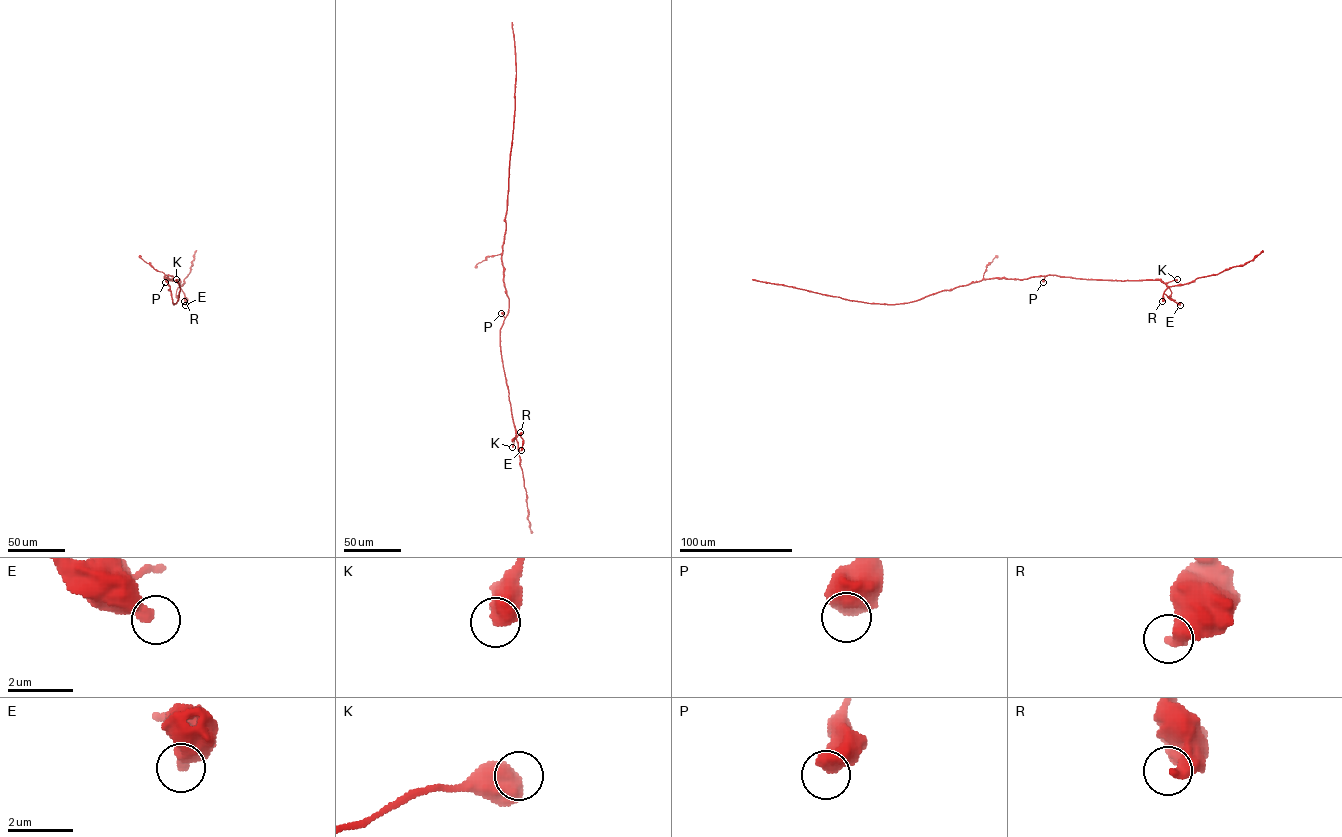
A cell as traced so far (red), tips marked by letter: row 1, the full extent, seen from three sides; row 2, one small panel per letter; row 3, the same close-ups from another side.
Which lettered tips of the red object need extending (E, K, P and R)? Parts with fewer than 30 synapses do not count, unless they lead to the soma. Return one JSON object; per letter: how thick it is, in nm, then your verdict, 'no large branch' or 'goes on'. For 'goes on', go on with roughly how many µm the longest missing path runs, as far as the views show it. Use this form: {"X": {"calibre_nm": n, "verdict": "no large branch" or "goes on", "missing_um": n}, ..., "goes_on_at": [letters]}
{"E": {"calibre_nm": 400, "verdict": "no large branch"}, "K": {"calibre_nm": 700, "verdict": "no large branch"}, "P": {"calibre_nm": 700, "verdict": "no large branch"}, "R": {"calibre_nm": 440, "verdict": "no large branch"}, "goes_on_at": []}

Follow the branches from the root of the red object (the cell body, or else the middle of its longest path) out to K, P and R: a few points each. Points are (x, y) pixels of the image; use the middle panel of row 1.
K: (504, 282), (509, 311), (500, 330), (500, 343), (516, 431), (512, 447)
P: (504, 282), (509, 311), (505, 317), (501, 313)
R: (504, 282), (509, 311), (500, 330), (500, 351), (516, 437), (520, 432)

